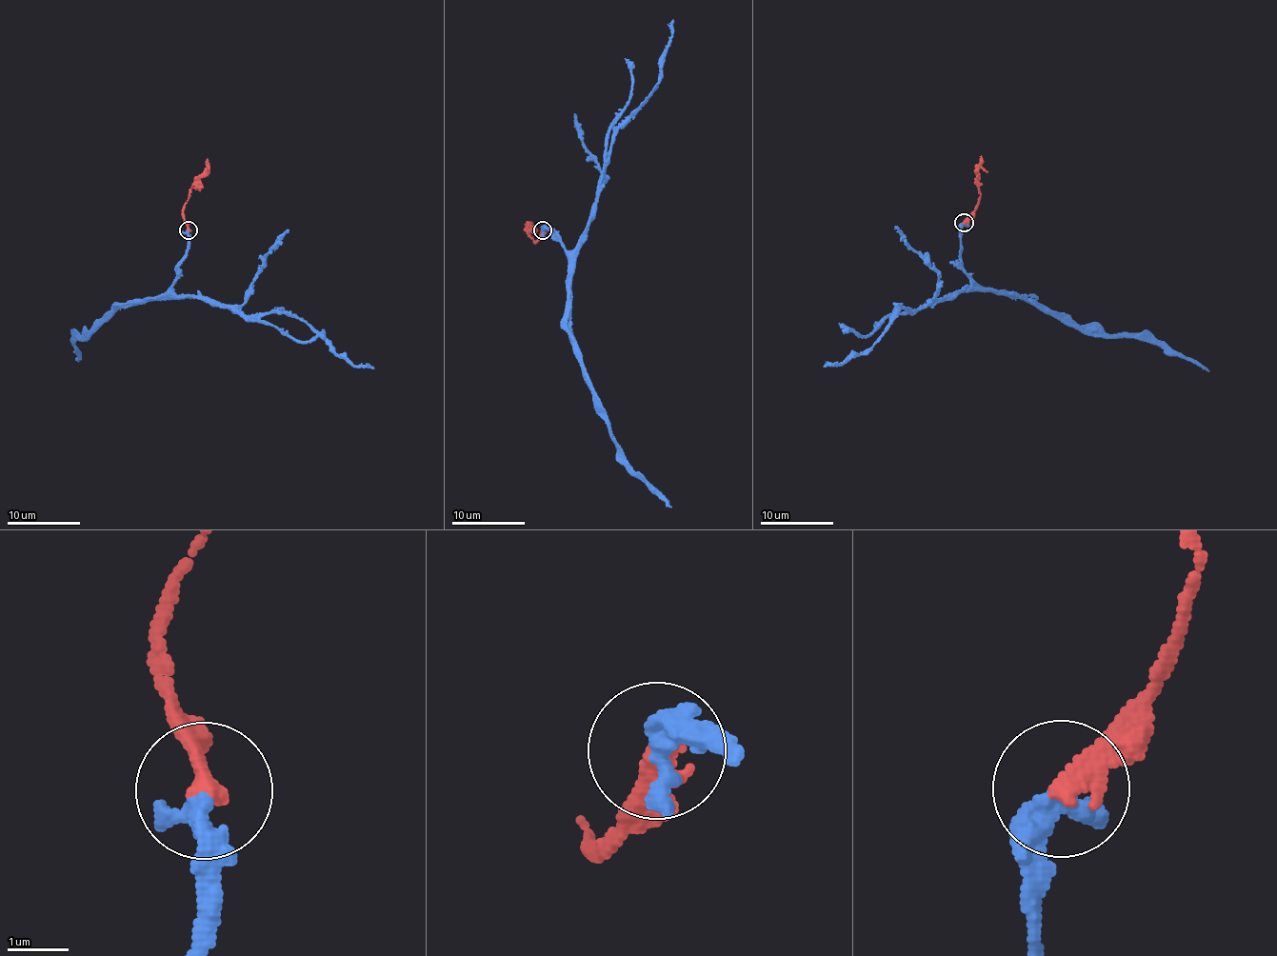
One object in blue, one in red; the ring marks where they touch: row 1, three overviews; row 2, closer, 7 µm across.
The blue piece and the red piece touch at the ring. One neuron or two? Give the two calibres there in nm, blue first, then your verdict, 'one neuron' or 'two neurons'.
400/340 nm | one neuron

